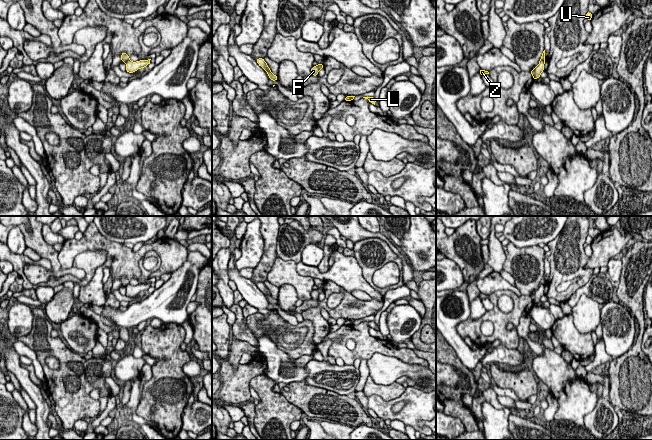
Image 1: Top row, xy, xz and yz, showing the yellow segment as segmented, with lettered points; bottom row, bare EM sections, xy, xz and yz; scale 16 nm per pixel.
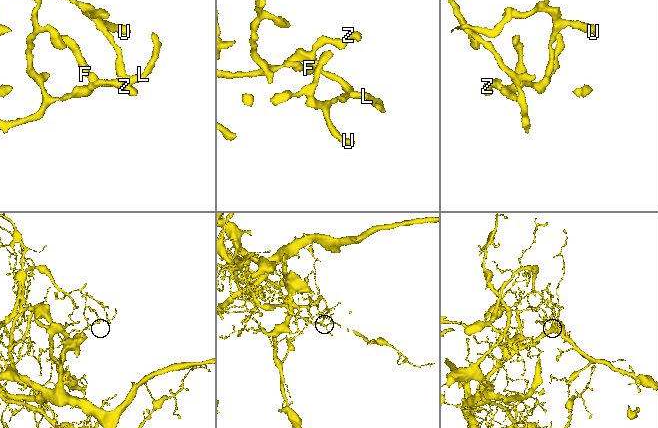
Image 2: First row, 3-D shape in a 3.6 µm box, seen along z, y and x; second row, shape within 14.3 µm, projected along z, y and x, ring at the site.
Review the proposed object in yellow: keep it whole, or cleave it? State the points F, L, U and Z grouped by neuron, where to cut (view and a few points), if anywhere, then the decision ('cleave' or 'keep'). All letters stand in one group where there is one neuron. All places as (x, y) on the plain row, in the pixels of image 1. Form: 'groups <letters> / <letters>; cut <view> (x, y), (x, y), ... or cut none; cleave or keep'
groups F L Z / U; cut xy (128, 283), (125, 286); cleave

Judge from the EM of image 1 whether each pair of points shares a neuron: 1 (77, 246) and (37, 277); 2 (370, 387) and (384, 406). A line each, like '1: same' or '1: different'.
1: different
2: different

